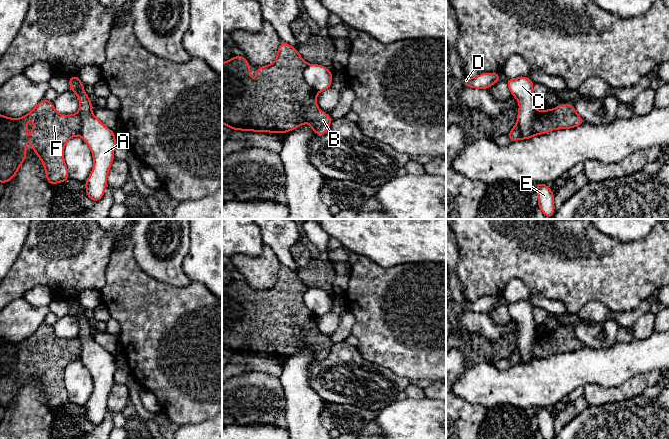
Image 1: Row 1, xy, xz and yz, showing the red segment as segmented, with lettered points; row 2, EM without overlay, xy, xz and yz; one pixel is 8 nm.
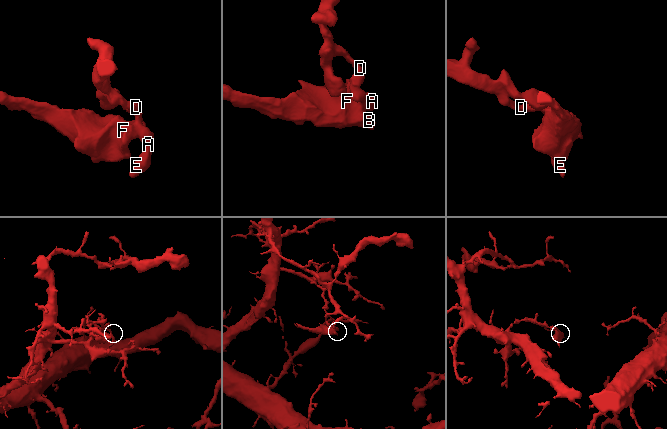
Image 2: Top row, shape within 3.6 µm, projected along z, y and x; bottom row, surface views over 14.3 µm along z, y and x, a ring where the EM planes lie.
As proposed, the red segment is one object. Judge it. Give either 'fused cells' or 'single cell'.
fused cells

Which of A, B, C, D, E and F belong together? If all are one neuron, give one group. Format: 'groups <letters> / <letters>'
groups A C D E / B F

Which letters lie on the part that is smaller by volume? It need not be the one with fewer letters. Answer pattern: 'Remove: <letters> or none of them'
Remove: B, F

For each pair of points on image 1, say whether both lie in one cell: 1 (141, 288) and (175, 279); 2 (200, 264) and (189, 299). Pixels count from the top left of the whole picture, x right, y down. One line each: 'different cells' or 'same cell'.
1: different cells
2: different cells

